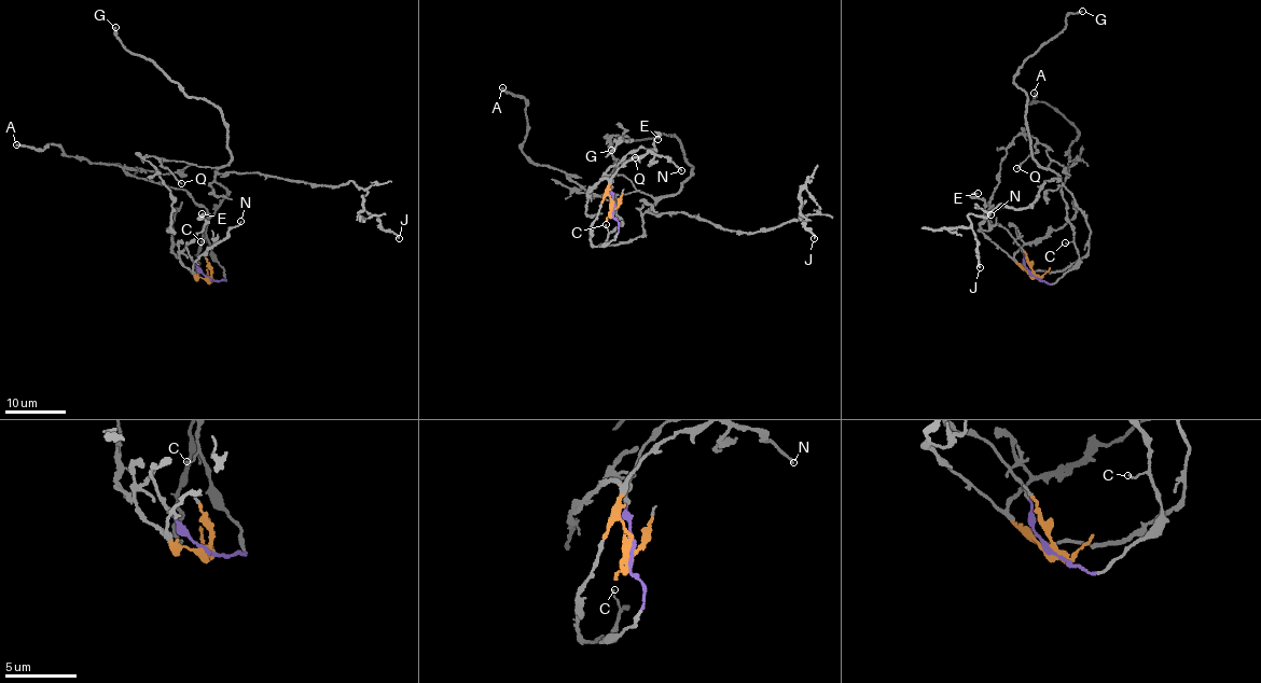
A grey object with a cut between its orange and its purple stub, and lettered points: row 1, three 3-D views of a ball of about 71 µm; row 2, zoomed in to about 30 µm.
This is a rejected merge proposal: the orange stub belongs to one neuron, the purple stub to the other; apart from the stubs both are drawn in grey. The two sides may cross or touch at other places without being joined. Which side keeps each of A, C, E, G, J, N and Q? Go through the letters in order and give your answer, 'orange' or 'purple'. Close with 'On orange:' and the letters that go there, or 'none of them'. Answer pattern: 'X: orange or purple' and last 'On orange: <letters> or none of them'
A: purple
C: purple
E: purple
G: orange
J: orange
N: orange
Q: orange
On orange: G, J, N, Q

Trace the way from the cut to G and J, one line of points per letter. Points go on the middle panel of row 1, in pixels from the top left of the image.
G: (612, 208), (607, 195), (593, 246), (640, 236), (642, 215), (693, 168), (670, 134), (617, 139), (611, 150)
J: (612, 208), (607, 195), (593, 246), (629, 241), (656, 212), (768, 231), (801, 220), (804, 203), (815, 239)

